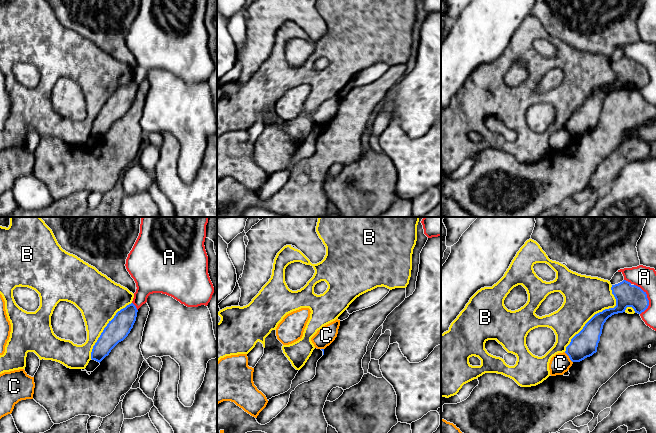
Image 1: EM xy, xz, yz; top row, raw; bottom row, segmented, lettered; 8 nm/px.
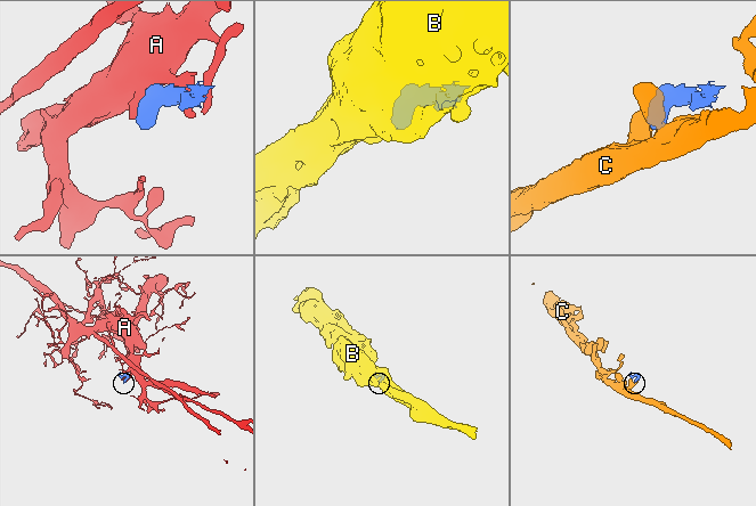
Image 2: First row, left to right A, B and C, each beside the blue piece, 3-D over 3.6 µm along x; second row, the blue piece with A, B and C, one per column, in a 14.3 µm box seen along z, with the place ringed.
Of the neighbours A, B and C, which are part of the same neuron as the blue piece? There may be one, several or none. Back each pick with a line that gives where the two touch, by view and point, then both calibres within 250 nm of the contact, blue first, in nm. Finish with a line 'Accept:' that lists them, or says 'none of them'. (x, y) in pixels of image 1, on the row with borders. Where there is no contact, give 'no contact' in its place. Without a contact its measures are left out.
Accept: none of them

